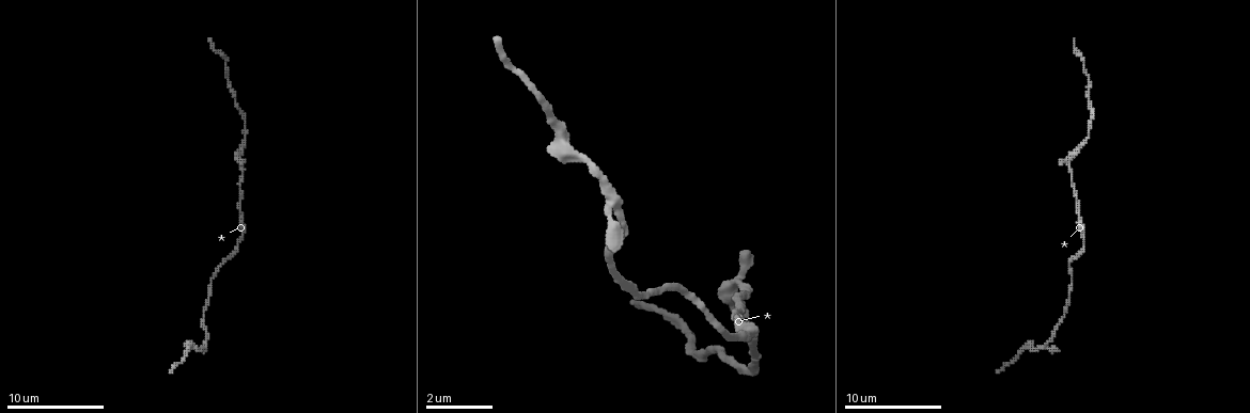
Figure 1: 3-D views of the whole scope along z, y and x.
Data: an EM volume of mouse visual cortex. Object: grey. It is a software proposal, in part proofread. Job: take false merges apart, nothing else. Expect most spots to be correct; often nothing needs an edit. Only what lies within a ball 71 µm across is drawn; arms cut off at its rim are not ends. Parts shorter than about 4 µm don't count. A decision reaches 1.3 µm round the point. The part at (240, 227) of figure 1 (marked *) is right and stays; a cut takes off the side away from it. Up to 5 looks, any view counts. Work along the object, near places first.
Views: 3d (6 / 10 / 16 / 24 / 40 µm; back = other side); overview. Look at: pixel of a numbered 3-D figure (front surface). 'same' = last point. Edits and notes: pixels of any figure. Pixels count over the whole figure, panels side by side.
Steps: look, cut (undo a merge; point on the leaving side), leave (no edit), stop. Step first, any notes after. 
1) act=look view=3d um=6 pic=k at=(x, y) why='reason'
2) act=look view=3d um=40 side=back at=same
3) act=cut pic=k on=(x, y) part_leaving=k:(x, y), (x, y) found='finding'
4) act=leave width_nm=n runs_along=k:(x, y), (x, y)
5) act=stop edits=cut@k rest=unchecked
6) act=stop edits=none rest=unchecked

act=look view=3d um=10 pic=1 at=(1088, 78) why='calibre changes'

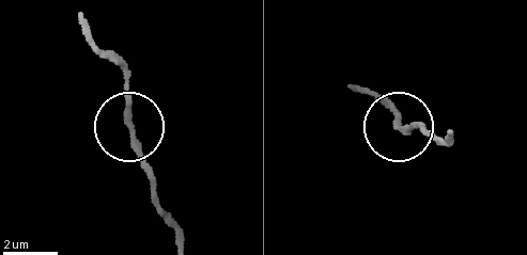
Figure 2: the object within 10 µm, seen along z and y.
act=leave found='one neuron here'

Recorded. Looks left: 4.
act=look view=3d um=6 pic=1 at=(744, 288) why='three-way junction'

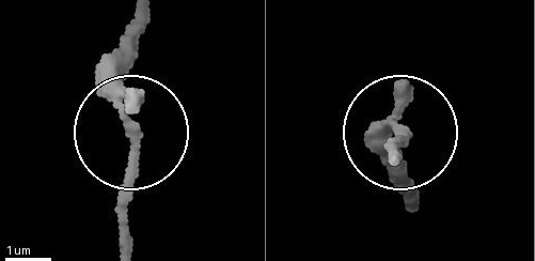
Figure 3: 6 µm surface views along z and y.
act=leave arms=3 runs_along=3:(123, 242), (135, 138), (123, 27) found='one neuron here'

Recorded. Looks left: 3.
act=look view=3d um=10 pic=1 at=(203, 345) why='sudden change in width'

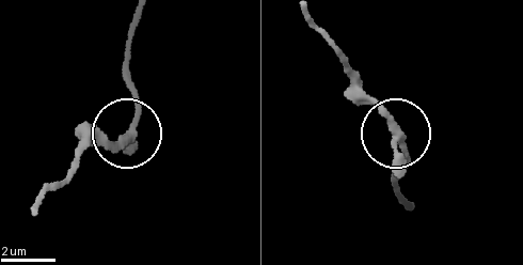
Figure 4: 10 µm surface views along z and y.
act=look view=3d um=10 side=back pic=4 at=(126, 139)

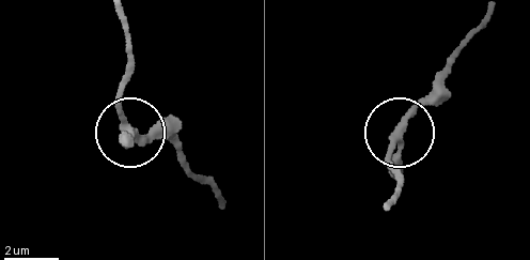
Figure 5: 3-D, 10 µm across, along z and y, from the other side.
act=leave width_nm=240 runs_along=5:(121, 19), (127, 40), (123, 123), (149, 137), (173, 137) found='one neuron here'

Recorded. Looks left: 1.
act=stop edits=none rest=unchecked

